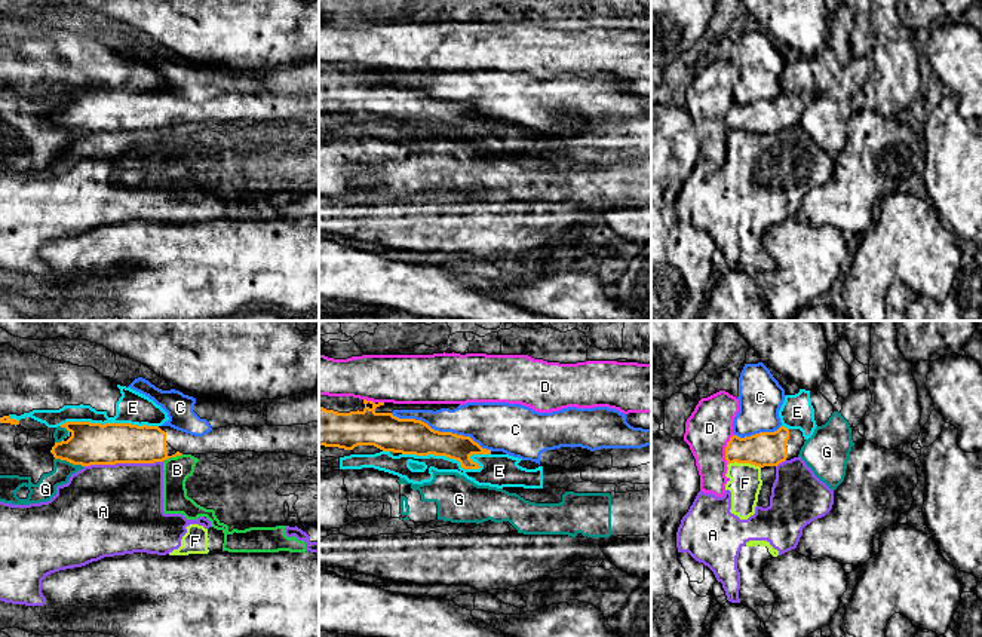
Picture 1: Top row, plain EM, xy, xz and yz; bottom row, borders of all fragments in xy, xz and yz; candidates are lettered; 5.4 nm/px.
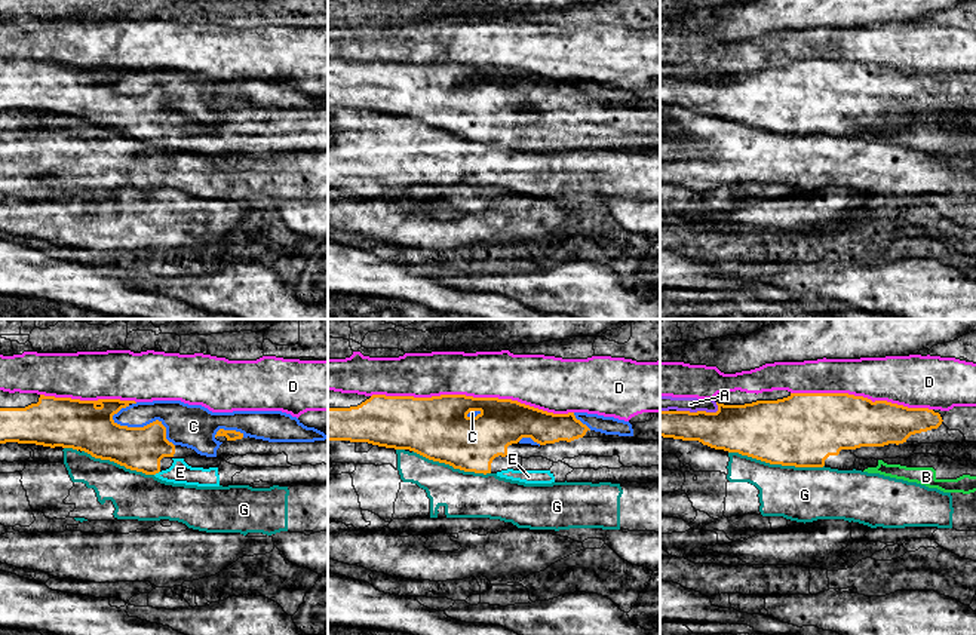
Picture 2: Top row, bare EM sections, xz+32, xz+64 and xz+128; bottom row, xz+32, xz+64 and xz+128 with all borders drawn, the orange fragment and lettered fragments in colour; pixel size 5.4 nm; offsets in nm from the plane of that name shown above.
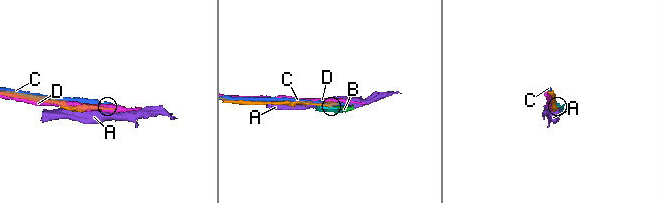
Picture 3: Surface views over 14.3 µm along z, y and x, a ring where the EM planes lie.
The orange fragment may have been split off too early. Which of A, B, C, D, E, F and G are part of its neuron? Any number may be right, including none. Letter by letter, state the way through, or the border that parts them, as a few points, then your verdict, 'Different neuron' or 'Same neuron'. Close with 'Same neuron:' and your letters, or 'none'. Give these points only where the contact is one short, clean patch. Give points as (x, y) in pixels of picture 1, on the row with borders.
A: Different neuron
B: Boundary: xy (181, 453), (162, 461). Different neuron
C: Different neuron
D: Different neuron
E: Different neuron
F: Boundary: yz (729, 462), (749, 462), (760, 468). Different neuron
G: Different neuron
Same neuron: none

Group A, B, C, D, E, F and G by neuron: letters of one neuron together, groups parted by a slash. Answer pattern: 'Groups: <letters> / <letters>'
Groups: A B F / C / D / E / G

